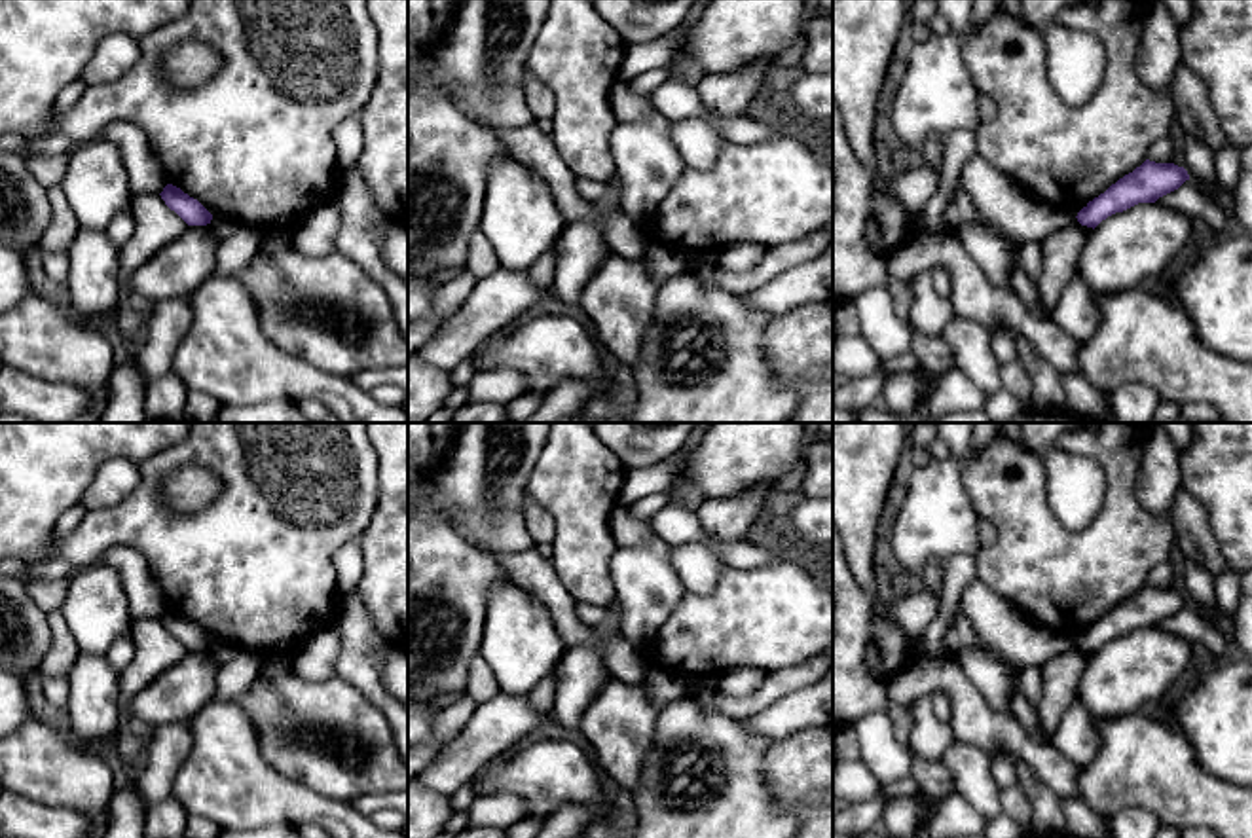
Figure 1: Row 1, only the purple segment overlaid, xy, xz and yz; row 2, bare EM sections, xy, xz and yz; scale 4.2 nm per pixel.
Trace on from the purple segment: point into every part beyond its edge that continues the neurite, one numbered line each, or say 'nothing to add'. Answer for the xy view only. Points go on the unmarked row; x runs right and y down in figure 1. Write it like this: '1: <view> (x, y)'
nothing to add

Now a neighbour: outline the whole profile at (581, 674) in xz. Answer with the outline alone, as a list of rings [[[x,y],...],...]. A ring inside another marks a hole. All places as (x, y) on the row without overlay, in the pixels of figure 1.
[[[571,647],[560,660],[554,677],[552,717],[565,728],[580,730],[588,703],[611,679],[599,647]]]

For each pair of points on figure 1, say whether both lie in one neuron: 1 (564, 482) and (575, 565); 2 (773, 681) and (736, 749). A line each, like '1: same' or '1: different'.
1: same
2: different

